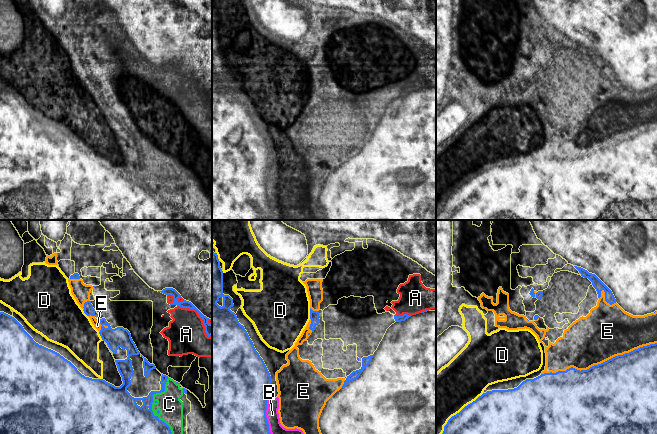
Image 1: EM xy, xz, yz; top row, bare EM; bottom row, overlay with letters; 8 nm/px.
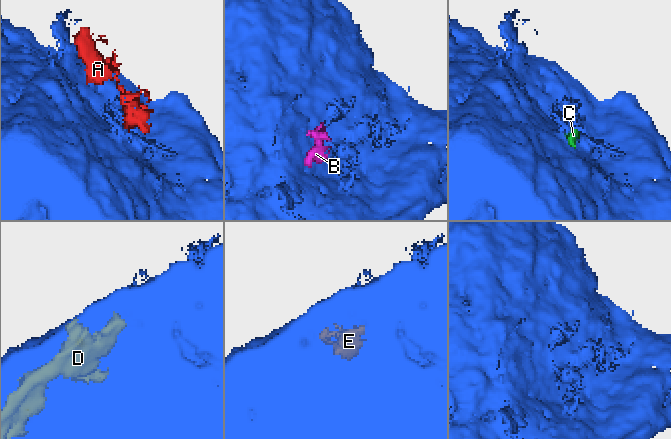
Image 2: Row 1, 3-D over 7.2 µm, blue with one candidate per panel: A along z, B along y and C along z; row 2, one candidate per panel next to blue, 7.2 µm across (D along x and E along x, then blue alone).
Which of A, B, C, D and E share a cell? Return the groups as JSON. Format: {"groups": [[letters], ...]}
{"groups": [["A"], ["B", "C", "E"], ["D"]]}

